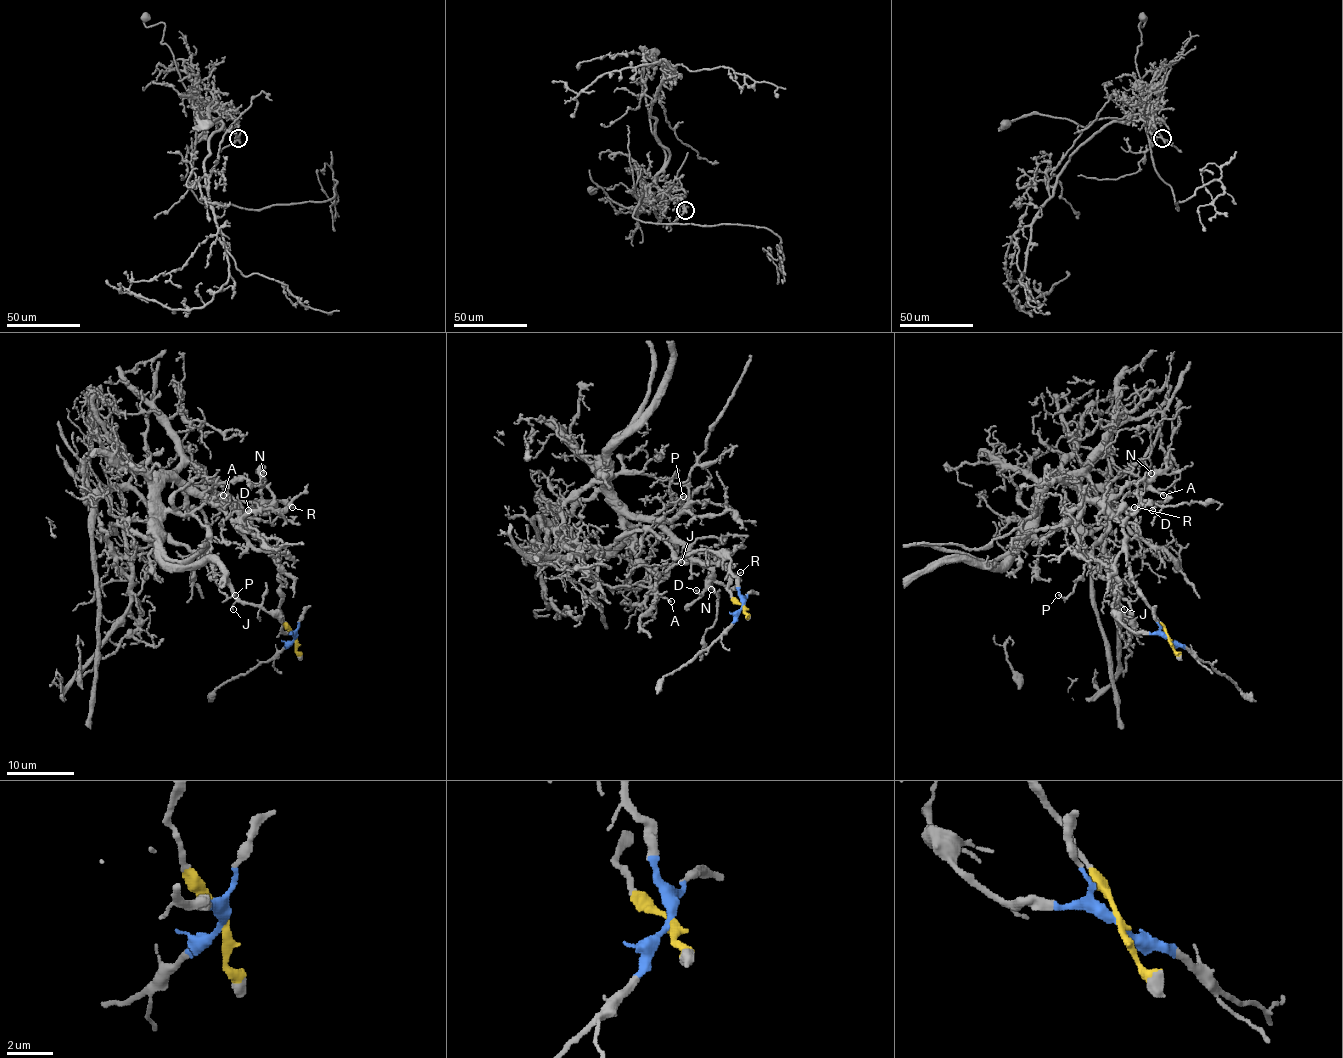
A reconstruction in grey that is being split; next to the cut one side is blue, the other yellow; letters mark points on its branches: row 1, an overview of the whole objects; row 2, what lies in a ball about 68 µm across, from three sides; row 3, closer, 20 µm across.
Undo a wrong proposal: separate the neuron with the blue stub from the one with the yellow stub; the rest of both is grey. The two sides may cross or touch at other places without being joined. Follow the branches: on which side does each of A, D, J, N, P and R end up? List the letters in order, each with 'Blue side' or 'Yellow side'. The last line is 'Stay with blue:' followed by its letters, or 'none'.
A: Blue side
D: Yellow side
J: Blue side
N: Yellow side
P: Blue side
R: Yellow side
Stay with blue: A, J, P

